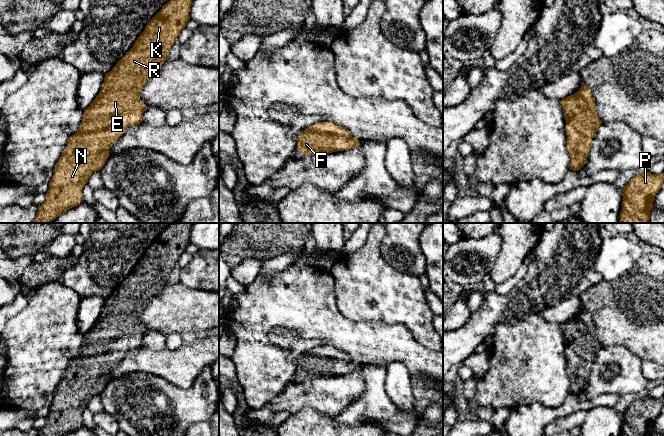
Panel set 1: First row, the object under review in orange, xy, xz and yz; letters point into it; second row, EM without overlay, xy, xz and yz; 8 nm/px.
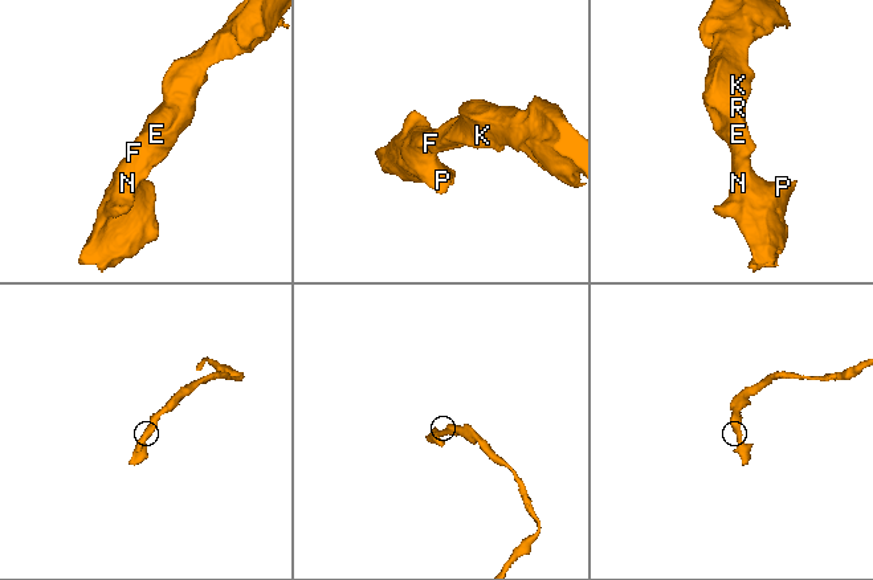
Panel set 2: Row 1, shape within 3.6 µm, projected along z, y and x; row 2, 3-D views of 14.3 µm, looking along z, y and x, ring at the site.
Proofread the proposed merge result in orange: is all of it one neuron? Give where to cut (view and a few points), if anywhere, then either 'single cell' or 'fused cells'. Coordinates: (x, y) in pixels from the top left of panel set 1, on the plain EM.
cut none; single cell

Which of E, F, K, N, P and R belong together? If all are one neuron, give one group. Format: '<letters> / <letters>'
E F K N P R

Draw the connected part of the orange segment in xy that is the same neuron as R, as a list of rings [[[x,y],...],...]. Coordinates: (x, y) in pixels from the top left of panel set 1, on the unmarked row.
[[[171,223],[147,247],[133,271],[105,298],[99,318],[84,334],[79,355],[72,359],[61,381],[55,389],[54,399],[49,406],[46,425],[38,430],[38,436],[66,436],[83,425],[82,414],[89,400],[100,395],[109,381],[113,367],[126,353],[142,346],[147,330],[141,325],[140,317],[151,299],[161,293],[168,283],[170,273],[190,243],[193,223]]]

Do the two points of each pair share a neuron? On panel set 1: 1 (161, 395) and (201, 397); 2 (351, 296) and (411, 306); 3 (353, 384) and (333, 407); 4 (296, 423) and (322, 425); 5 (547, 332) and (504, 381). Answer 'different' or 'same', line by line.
1: same
2: same
3: same
4: same
5: same

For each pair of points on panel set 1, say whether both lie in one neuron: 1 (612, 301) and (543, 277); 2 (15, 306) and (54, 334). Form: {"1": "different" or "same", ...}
{"1": "different", "2": "different"}

